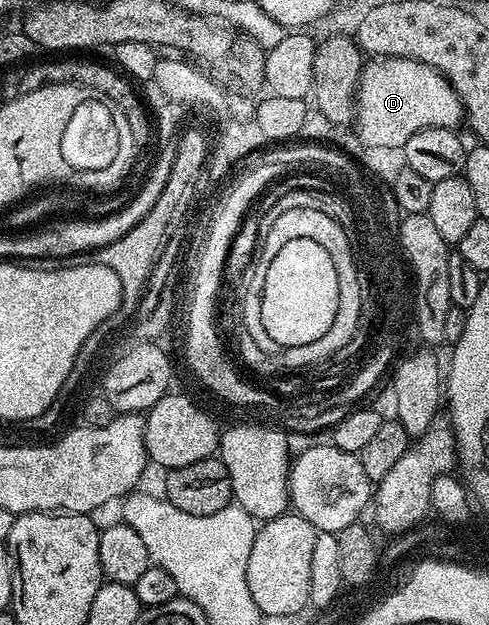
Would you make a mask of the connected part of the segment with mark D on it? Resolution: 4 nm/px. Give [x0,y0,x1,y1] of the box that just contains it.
[352,57,464,147]

